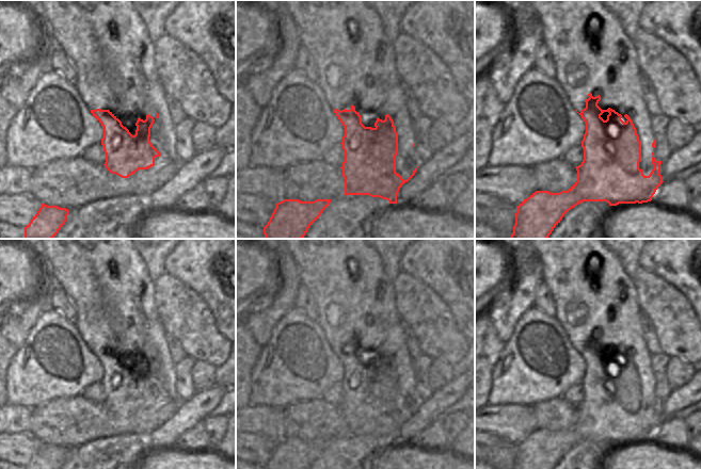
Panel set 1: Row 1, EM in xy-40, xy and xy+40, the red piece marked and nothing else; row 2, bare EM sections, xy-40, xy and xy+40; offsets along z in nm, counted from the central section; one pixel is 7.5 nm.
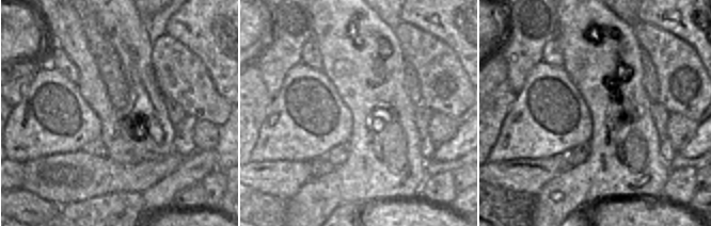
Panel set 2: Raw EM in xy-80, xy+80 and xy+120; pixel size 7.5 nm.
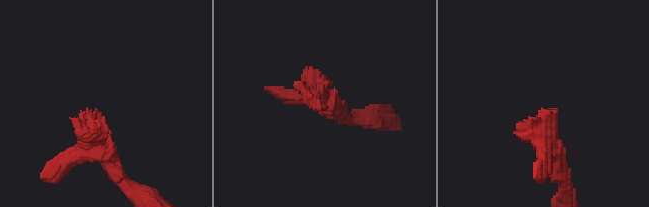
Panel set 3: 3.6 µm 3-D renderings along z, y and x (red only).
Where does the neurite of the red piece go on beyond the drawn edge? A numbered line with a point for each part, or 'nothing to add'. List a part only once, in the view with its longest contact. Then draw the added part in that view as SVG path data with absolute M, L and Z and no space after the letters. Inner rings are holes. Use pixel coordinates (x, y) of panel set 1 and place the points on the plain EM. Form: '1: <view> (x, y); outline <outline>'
1: xy+40 (591, 291); outline M526 239L538 252L543 264L543 284L552 292L556 305L556 318L574 349L578 352L586 346L585 339L591 331L593 336L600 334L601 339L598 344L602 349L608 346L622 354L622 359L627 353L639 375L641 382L641 399L639 407L644 415L649 415L654 407L652 403L652 391L654 387L654 373L652 371L652 360L650 352L643 339L643 328L641 326L641 311L637 303L637 292L633 280L626 275L618 257L601 241L601 239Z

